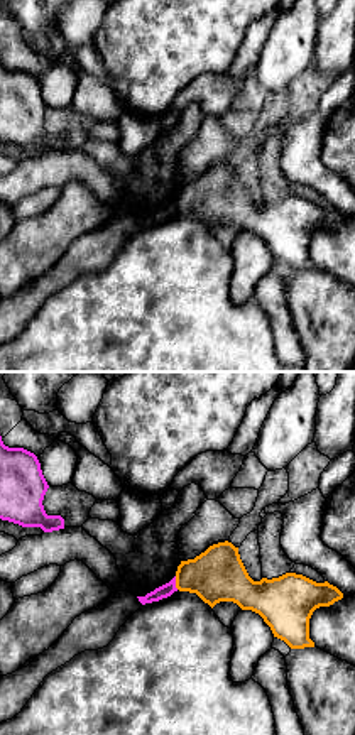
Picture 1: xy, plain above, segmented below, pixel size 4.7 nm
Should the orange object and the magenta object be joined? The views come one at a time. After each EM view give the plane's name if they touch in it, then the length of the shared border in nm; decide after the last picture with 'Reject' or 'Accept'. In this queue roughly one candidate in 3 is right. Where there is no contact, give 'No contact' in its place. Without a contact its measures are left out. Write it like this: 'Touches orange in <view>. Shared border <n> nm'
Touches orange in xy. Shared border 70 nm

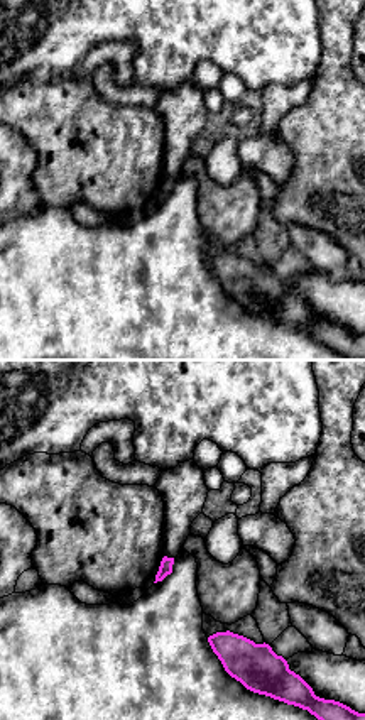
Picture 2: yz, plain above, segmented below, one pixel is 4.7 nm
No contact

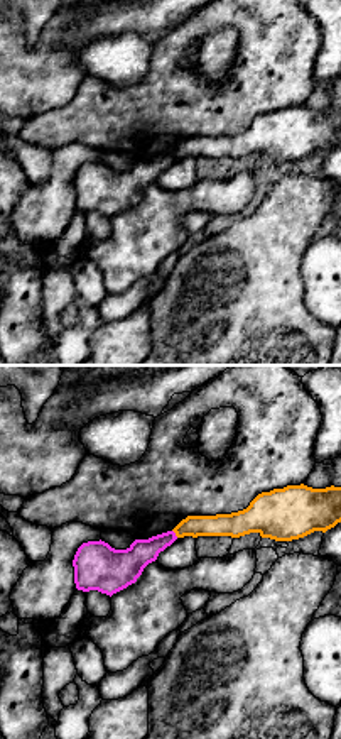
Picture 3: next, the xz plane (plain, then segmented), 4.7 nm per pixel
Touches orange in xz. Shared border 50 nm

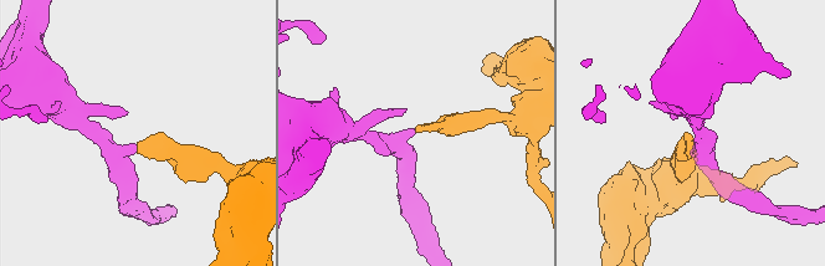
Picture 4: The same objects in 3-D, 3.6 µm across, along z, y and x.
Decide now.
Reject

